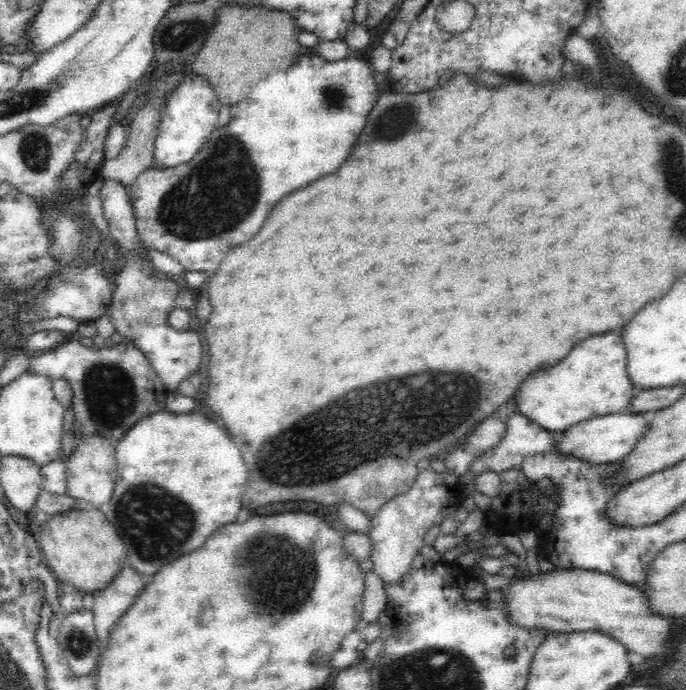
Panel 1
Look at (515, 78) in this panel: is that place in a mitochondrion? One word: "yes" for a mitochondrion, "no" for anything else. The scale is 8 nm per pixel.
no

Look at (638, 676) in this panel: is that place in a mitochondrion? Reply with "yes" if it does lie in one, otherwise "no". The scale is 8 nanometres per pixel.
no

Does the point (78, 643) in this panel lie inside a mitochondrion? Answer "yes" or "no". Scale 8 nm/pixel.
yes

